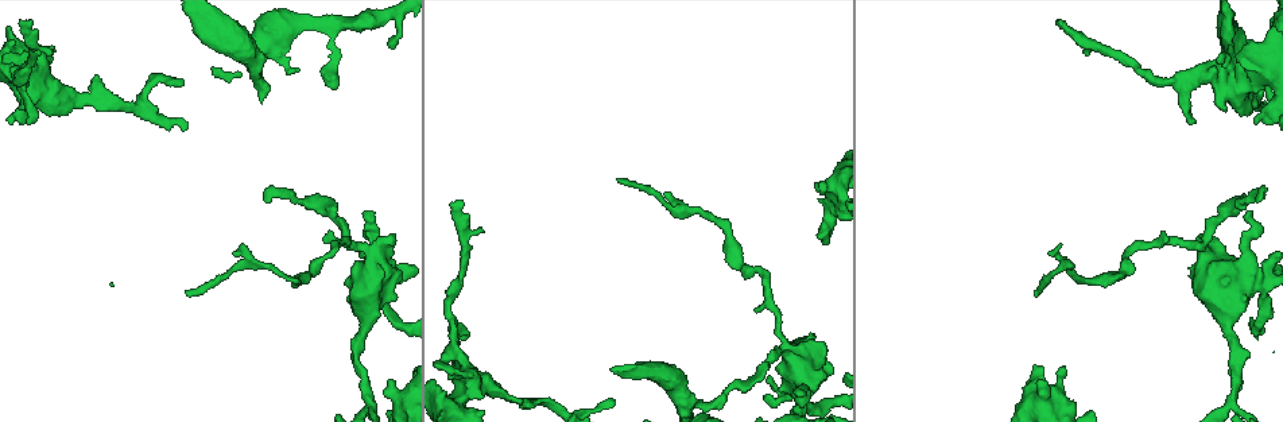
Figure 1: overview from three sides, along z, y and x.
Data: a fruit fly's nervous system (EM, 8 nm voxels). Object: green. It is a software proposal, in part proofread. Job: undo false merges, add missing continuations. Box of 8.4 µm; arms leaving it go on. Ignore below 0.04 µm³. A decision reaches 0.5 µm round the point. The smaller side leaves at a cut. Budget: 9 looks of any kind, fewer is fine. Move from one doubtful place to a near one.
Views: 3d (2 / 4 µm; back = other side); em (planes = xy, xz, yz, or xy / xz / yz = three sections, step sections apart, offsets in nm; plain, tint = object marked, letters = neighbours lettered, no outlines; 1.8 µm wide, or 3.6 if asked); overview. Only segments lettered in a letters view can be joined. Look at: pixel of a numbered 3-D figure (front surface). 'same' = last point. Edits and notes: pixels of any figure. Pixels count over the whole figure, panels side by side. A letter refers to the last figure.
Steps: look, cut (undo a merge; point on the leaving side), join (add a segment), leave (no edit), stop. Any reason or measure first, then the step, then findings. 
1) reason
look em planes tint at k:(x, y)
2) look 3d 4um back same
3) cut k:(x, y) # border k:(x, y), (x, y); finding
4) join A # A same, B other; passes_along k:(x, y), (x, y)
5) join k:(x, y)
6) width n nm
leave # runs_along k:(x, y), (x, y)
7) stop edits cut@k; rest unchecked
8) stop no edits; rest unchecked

arms run side by side
look 3d 4um at 1:(1239, 289)

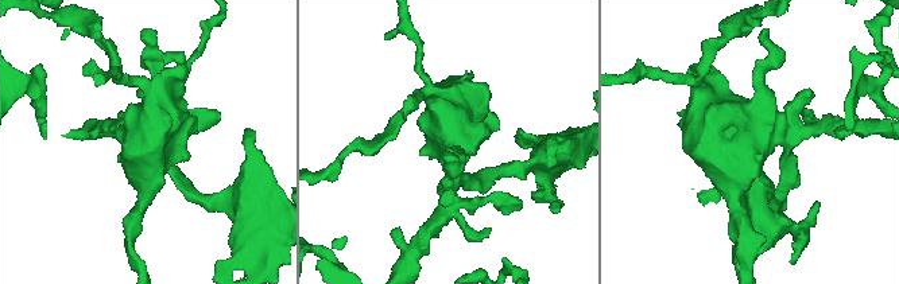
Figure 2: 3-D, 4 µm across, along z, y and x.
now the EM
look em 3.6um planes letters at 2:(749, 148)

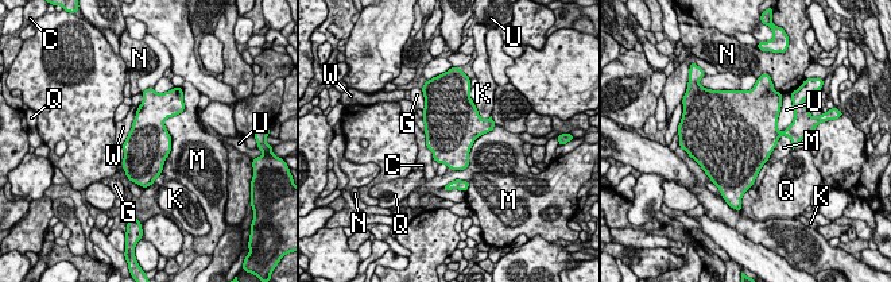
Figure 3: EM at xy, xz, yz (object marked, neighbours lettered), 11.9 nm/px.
leave # C other, G other, K other, M other, N other, Q other, U other, W other; border 3:(139, 105), (128, 136), (121, 146); all the same neuron

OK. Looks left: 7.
free end
look 3d 4um at 1:(463, 200)

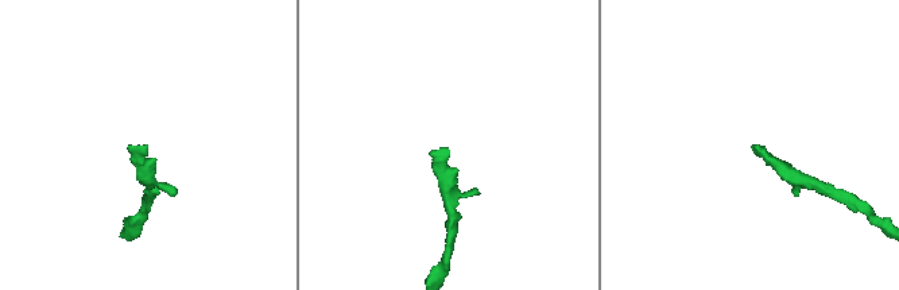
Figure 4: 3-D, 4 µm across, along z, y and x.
look em 3.6um yz step 4 tint at 4:(752, 147)

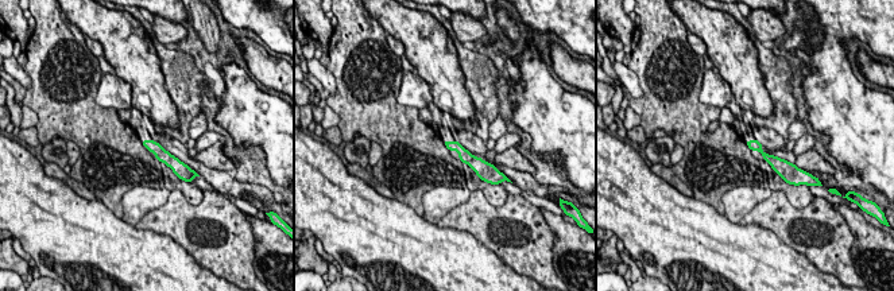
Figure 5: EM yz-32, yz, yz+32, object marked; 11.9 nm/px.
cut it another way
look em 3.6um planes letters same

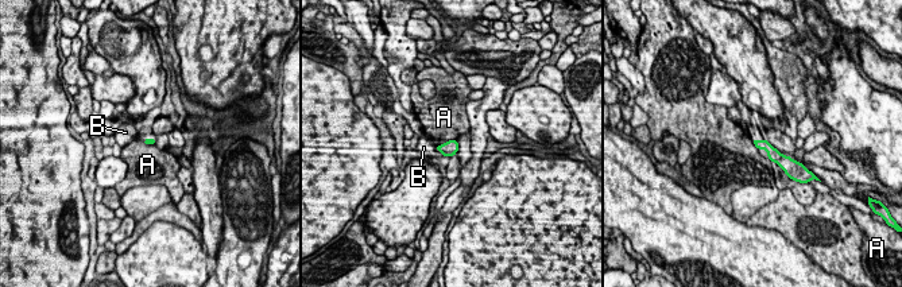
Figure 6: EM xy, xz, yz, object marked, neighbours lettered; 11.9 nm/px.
leave # A other, B other; border 6:(456, 139), (449, 139), (436, 147); none of them fits

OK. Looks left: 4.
thick turns thin
look 3d 2um at 1:(1256, 97)

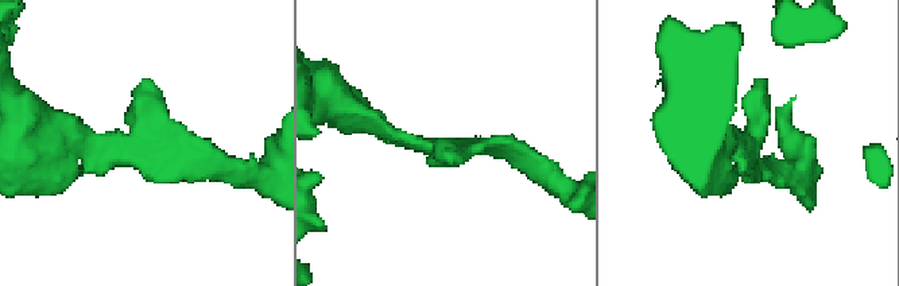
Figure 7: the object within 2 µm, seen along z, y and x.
look em planes plain at 7:(744, 144)

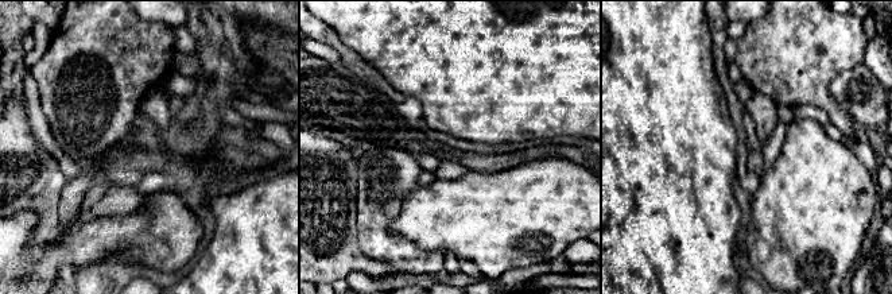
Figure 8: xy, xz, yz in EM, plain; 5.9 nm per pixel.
what lies round it
look em planes letters same

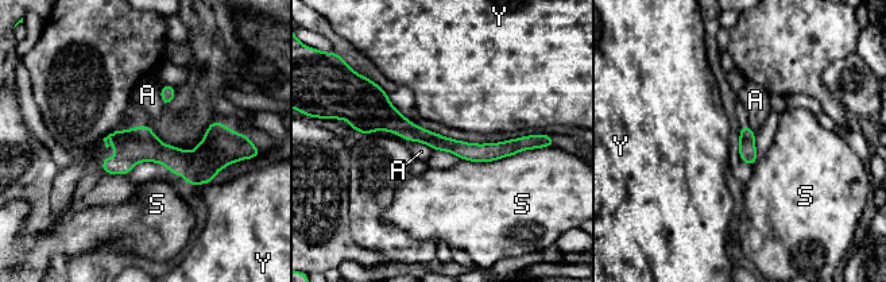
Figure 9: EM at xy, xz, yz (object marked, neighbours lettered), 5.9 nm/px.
leave # A other, S other, Y other; runs_along 9:(363, 126), (397, 123), (465, 151), (523, 146); all the same neuron

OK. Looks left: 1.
stop no edits; rest unchecked

